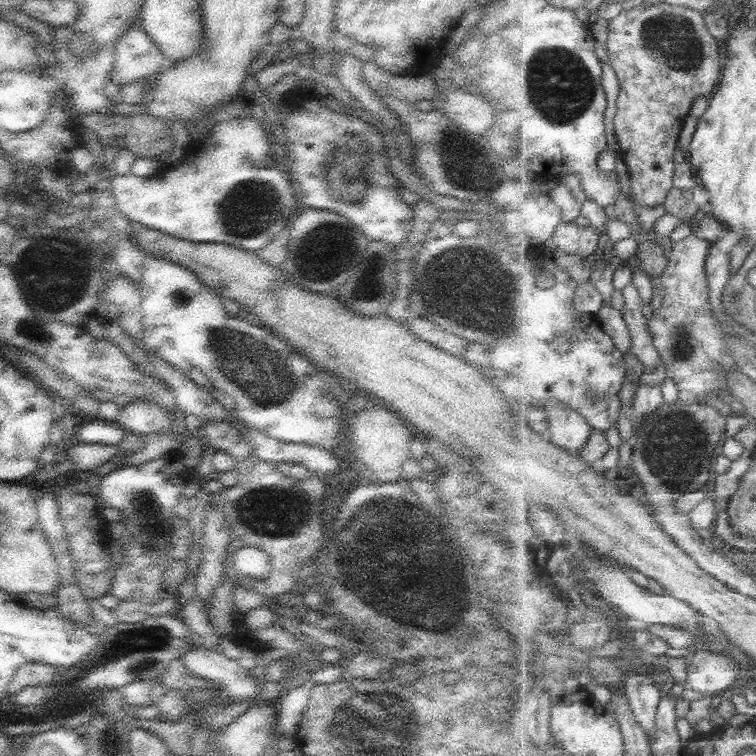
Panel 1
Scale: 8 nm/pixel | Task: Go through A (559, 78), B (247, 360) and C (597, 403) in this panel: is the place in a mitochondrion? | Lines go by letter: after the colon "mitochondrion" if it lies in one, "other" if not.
A: mitochondrion
B: mitochondrion
C: other

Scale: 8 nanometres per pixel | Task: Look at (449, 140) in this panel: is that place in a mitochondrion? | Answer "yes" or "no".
no

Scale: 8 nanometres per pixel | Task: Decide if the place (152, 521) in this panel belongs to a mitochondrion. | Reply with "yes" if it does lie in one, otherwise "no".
yes

